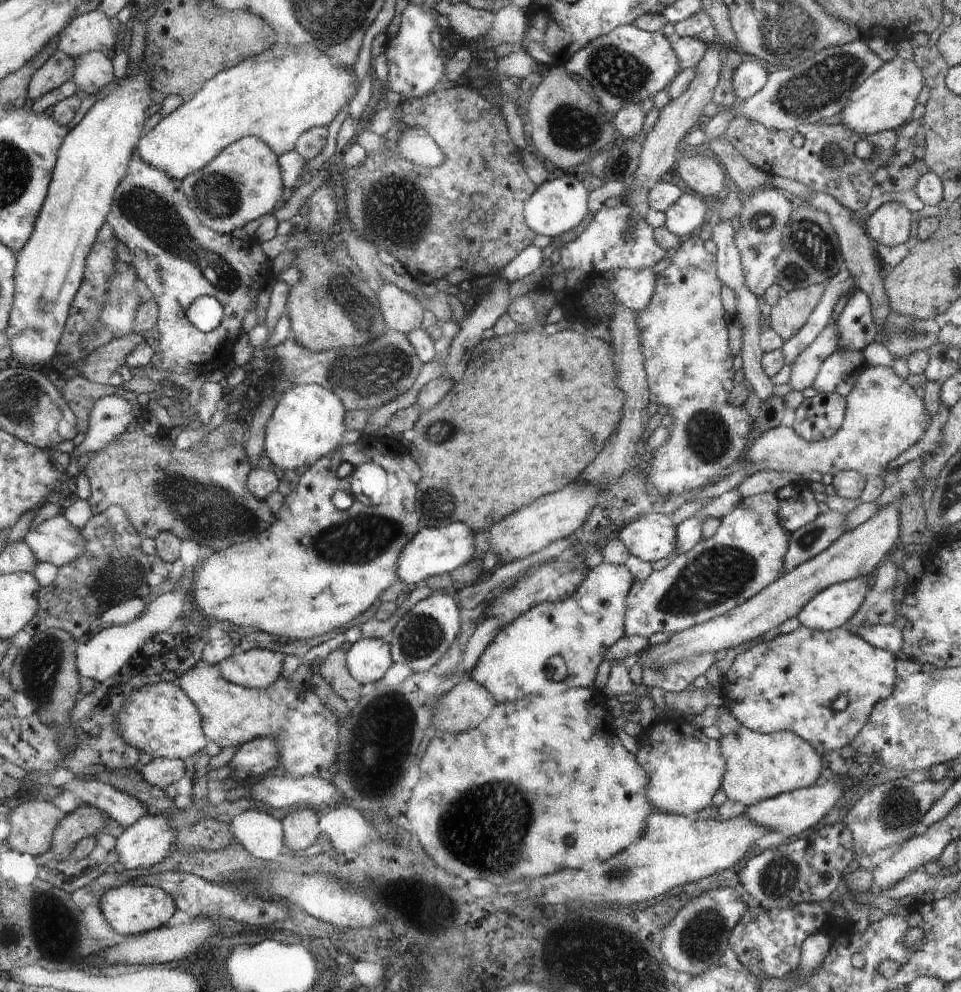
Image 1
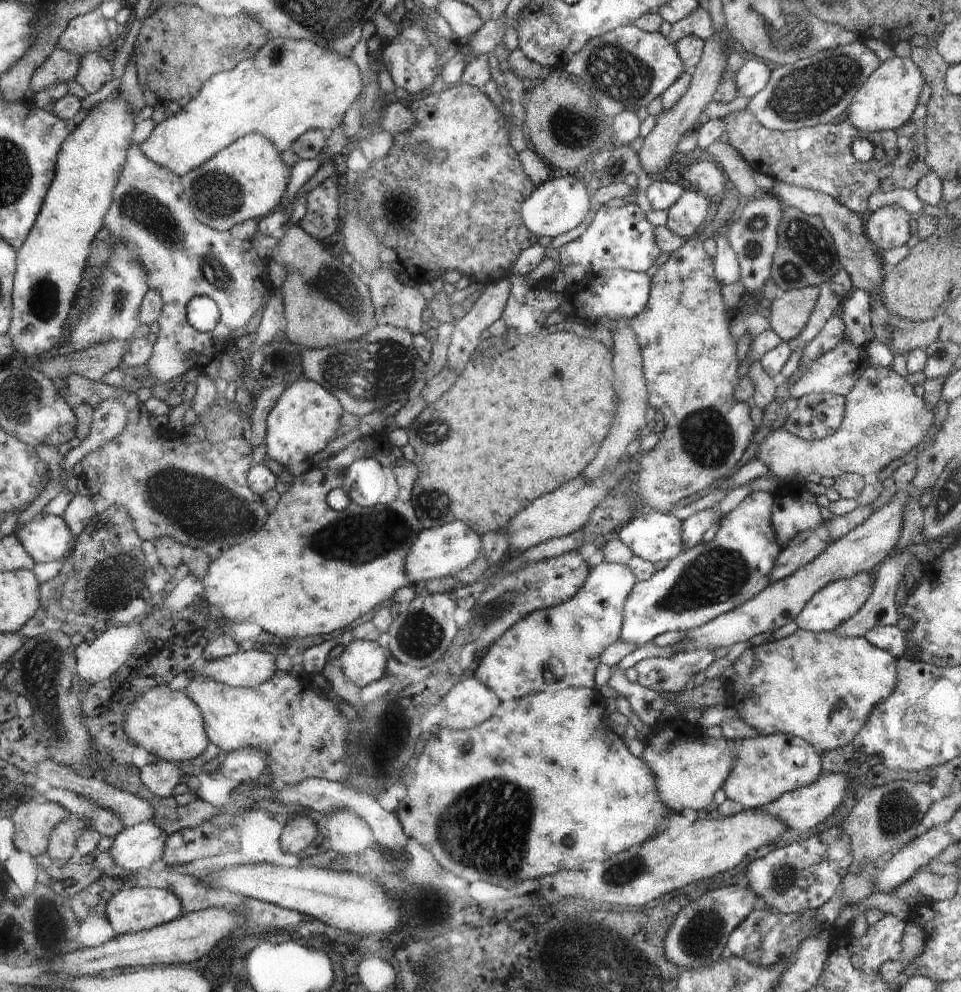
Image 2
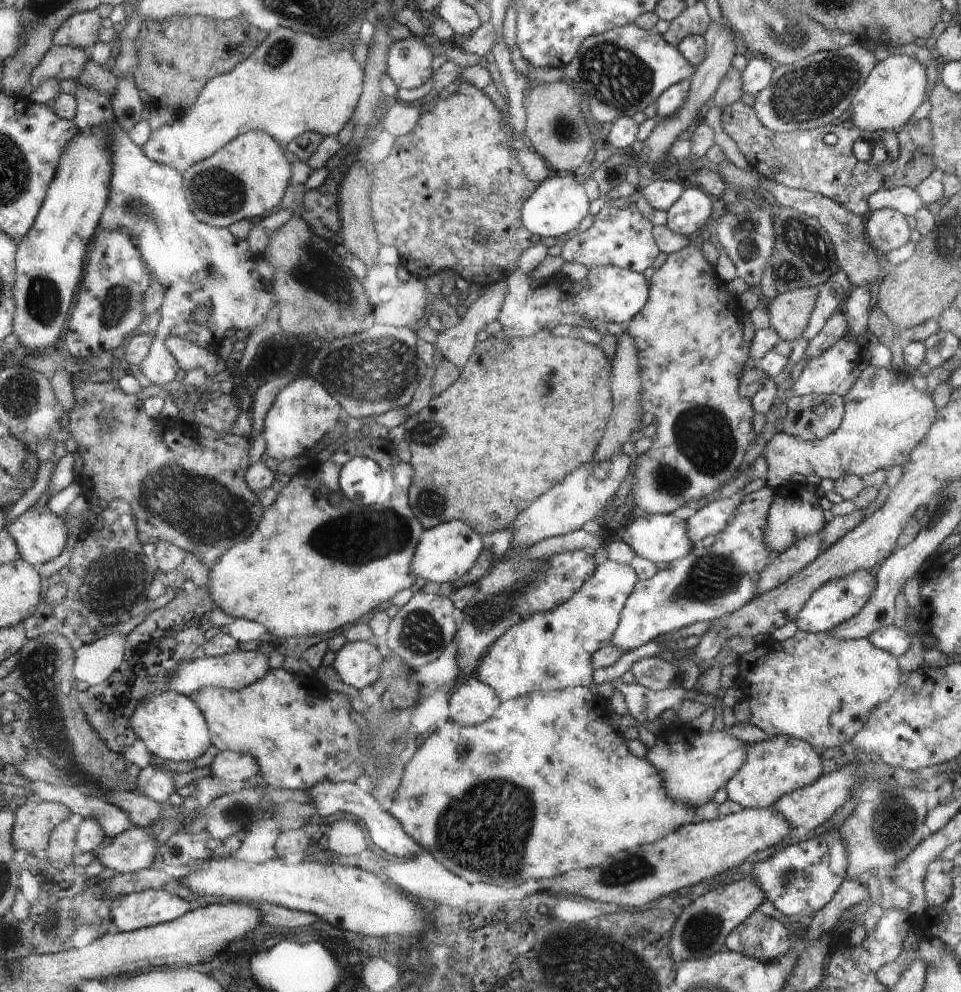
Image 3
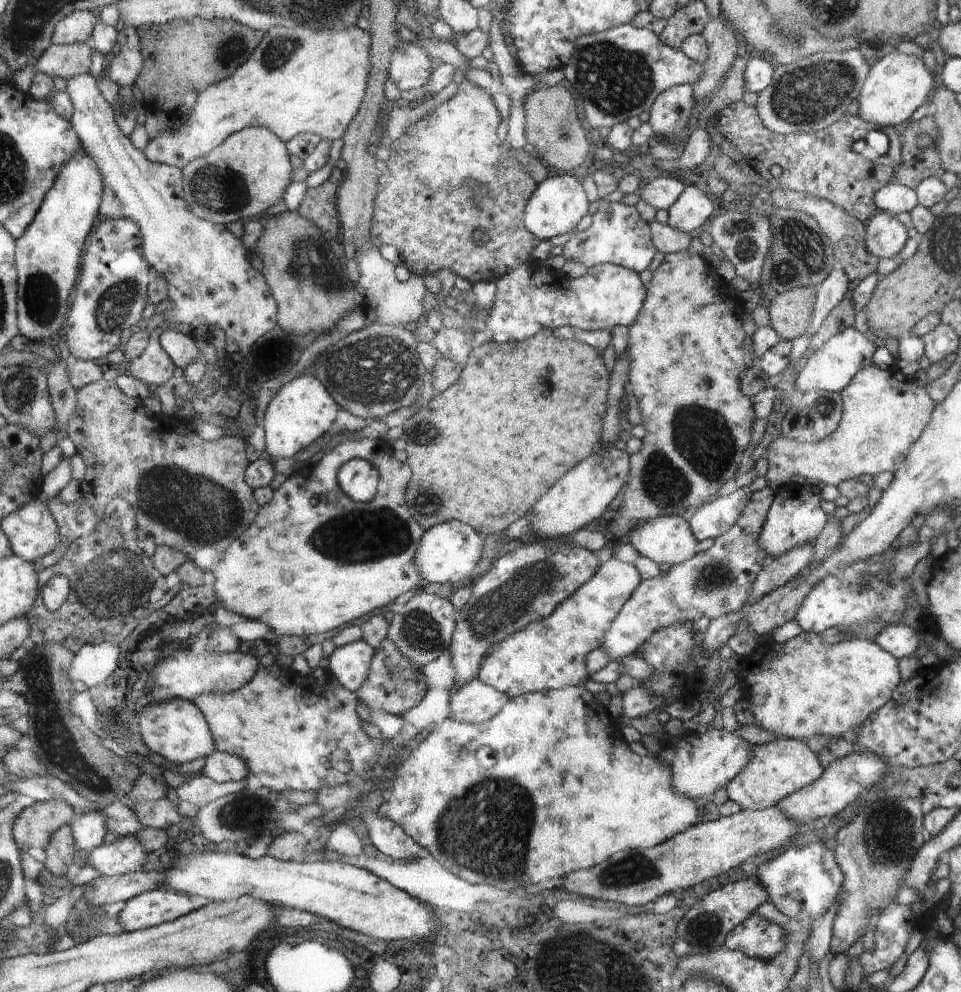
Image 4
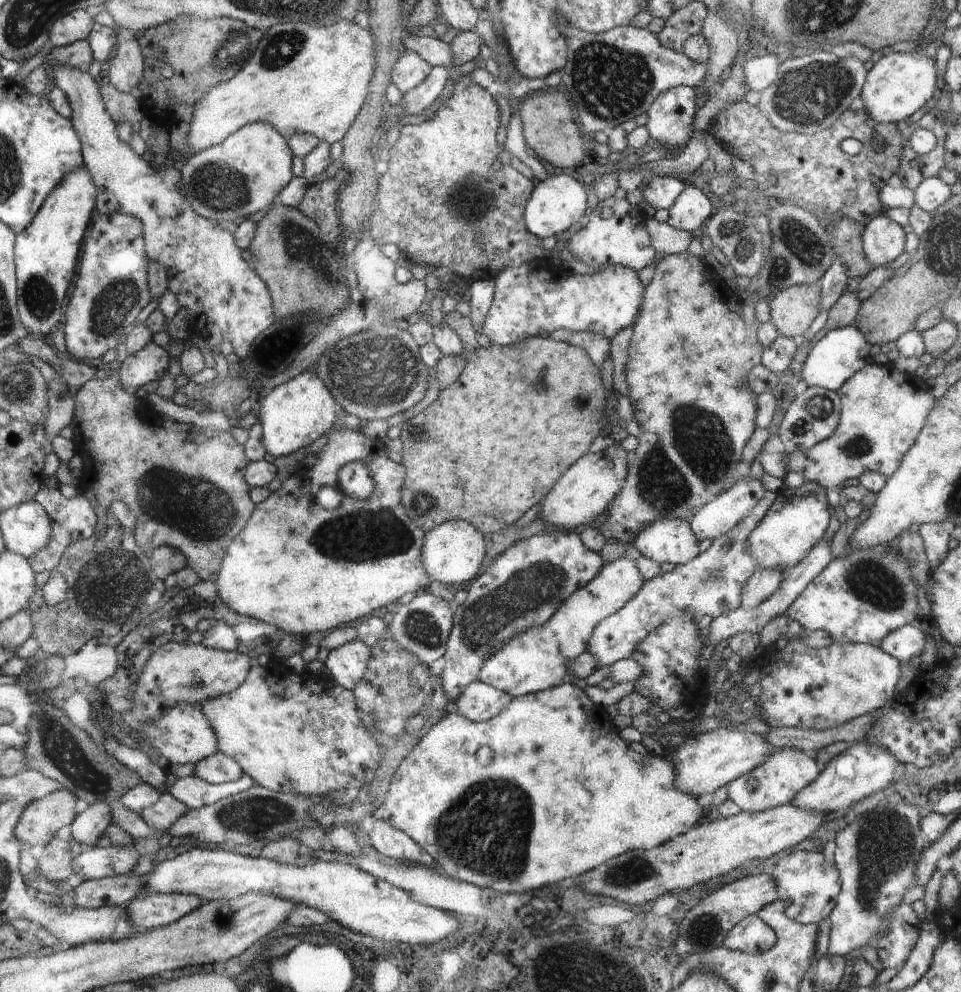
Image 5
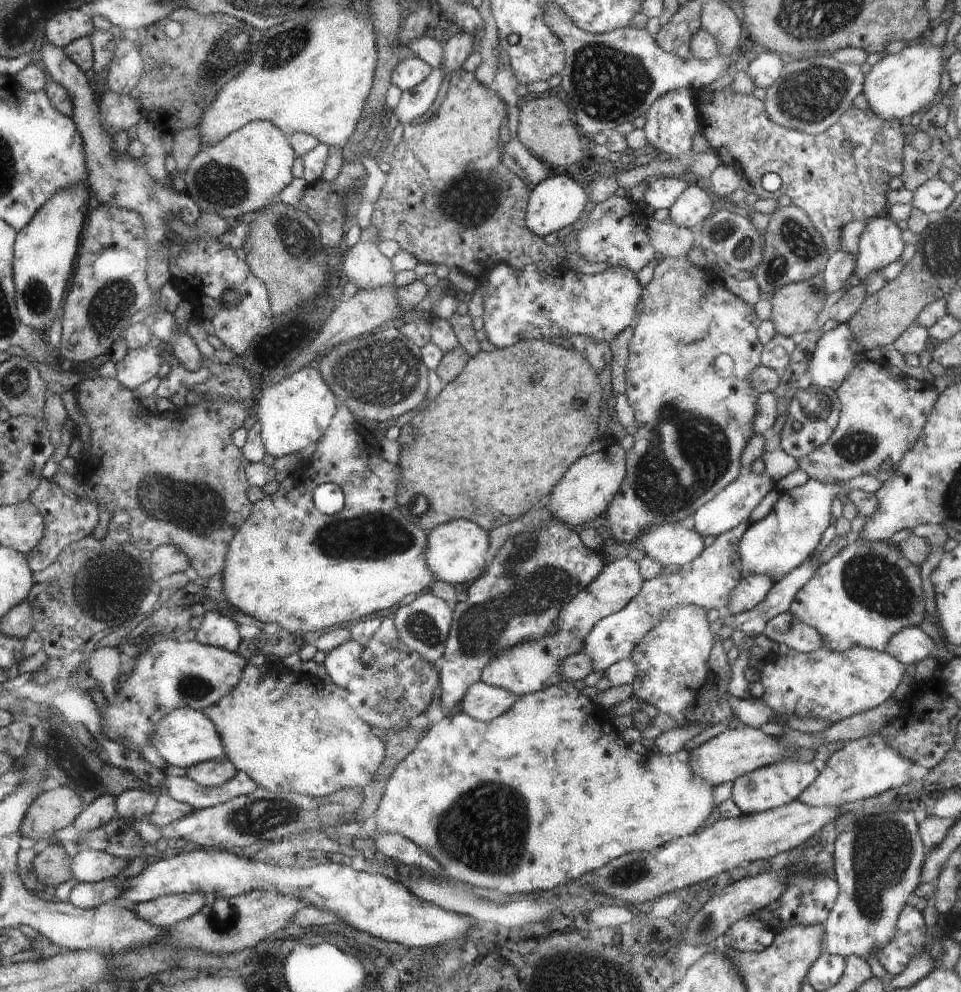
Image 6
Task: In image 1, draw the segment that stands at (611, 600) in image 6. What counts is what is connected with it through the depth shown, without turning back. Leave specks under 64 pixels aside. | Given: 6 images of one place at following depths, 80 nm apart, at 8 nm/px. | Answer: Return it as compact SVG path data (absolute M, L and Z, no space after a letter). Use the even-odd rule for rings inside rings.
M602 562L585 574L574 594L554 603L536 605L500 629L467 677L484 685L497 703L514 702L526 695L557 695L571 688L594 686L600 663L606 660L610 648L626 634L626 602L634 581L632 572L625 565Z

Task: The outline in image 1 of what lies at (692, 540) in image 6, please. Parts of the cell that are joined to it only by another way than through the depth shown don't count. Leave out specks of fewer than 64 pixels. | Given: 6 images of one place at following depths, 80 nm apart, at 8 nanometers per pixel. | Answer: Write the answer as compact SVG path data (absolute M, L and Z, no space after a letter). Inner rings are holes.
M650 513L623 526L617 537L631 555L648 562L671 558L678 544L678 526L671 515Z

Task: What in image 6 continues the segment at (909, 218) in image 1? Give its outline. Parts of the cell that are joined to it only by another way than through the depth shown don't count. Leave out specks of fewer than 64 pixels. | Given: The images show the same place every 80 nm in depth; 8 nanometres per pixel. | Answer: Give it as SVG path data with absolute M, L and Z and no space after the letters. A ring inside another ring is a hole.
M887 214L866 222L859 238L854 274L860 279L898 261L904 249L901 229Z

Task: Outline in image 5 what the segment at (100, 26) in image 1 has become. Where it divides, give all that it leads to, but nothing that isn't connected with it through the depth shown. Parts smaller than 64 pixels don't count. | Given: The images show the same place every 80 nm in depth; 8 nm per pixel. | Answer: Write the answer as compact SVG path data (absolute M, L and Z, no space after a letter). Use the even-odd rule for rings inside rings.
M74 9L54 24L50 39L54 47L65 47L90 38L90 30L94 30L94 20L86 14L85 9Z

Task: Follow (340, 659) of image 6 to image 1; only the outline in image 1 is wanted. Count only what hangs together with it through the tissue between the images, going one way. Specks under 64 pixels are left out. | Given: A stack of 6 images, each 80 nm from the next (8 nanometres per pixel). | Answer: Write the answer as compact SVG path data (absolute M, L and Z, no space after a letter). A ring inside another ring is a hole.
M362 638L352 643L346 655L345 667L361 685L376 682L394 664L391 644L383 639Z

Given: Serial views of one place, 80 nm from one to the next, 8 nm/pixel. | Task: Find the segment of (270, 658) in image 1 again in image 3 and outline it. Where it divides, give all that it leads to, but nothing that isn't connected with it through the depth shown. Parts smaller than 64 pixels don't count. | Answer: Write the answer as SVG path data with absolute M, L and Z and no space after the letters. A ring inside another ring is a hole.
M236 649L230 656L202 657L192 662L183 662L174 674L174 690L177 693L192 696L204 687L242 690L267 675L272 668L268 665L268 655L258 651Z

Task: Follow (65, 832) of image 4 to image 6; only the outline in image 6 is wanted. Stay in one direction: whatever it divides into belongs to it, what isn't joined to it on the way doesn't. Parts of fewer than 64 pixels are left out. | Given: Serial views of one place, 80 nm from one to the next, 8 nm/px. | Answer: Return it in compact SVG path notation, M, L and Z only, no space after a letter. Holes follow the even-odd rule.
M54 840L35 856L33 865L38 880L50 887L50 890L73 877L71 858L64 851L62 844Z

